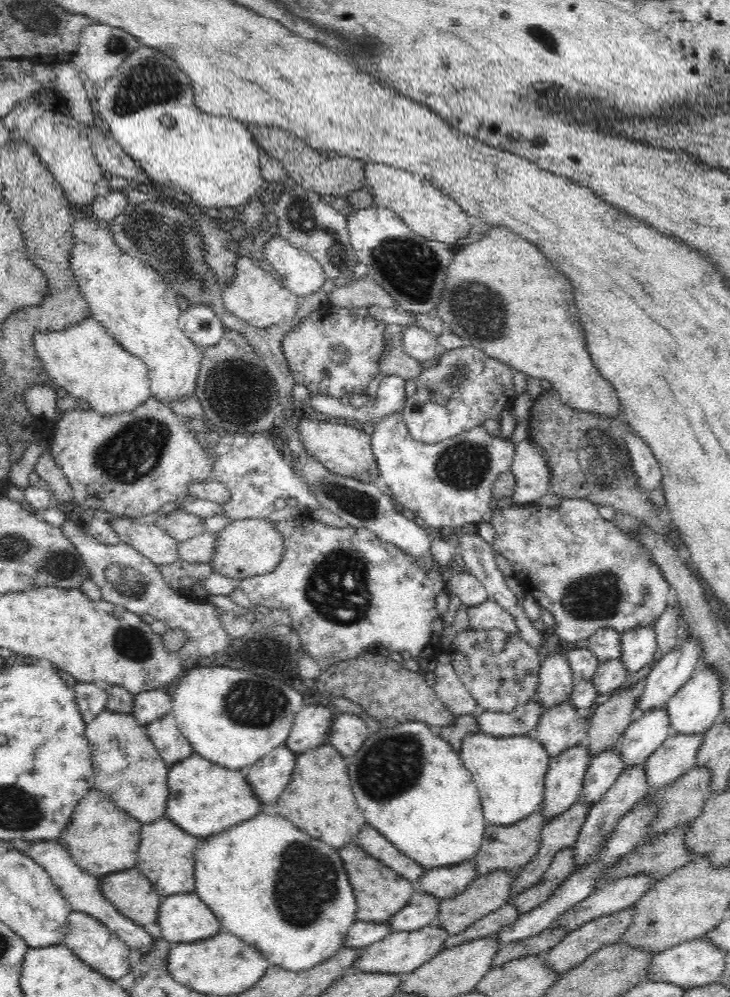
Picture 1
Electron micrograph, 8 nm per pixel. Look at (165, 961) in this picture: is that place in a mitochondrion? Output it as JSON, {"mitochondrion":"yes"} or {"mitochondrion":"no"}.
{"mitochondrion":"no"}

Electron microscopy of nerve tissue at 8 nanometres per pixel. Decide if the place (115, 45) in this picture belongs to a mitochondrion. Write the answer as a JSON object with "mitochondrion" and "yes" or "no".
{"mitochondrion":"yes"}

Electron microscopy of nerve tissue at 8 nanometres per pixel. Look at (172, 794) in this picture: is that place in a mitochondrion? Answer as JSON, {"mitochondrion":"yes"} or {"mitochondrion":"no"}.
{"mitochondrion":"no"}

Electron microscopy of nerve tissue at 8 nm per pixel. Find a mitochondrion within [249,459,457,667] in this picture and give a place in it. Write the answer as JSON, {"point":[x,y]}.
{"point":[339,562]}

